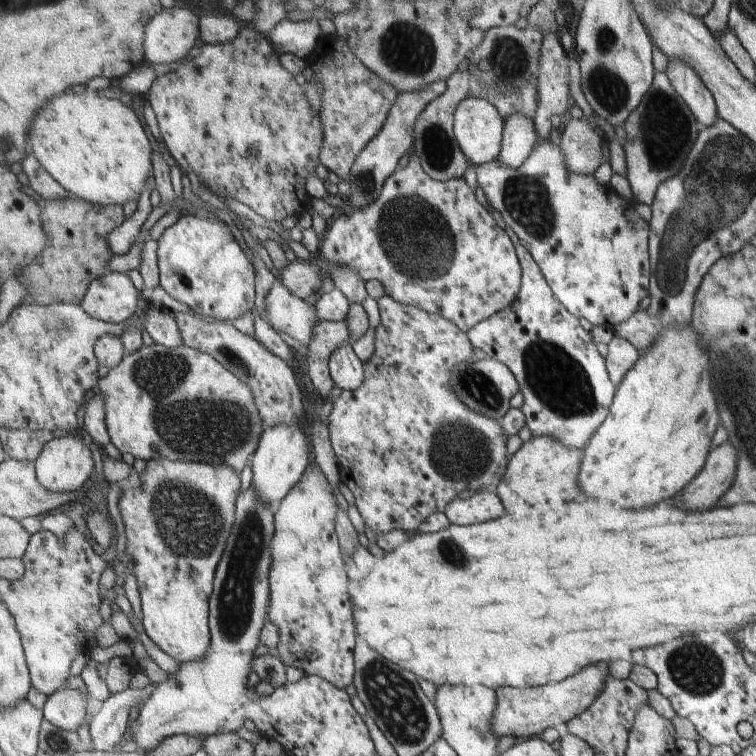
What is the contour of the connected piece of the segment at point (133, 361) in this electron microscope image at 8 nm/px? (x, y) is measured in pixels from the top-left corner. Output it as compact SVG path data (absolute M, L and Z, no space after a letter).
M151 344L149 346L141 347L141 350L131 354L128 353L123 362L115 368L108 370L106 376L98 380L98 388L100 393L105 398L105 412L107 412L107 430L110 432L110 439L112 444L123 454L125 452L131 453L133 457L143 459L144 461L155 460L158 457L169 458L169 460L183 460L187 462L213 462L215 466L223 466L223 464L229 464L233 466L239 474L251 466L252 457L257 451L261 436L266 430L267 426L263 426L263 420L261 420L261 414L259 414L259 408L257 404L253 402L253 392L251 392L251 386L241 382L240 378L237 378L233 372L229 372L223 364L219 364L213 356L201 352L189 345L181 344L177 347L168 347L160 344Z

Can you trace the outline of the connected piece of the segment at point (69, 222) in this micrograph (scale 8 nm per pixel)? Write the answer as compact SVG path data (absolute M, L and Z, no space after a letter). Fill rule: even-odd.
M71 195L71 198L63 200L47 199L41 206L41 214L45 234L49 236L49 244L43 250L43 254L37 256L31 266L21 270L16 278L27 288L27 293L34 298L35 304L50 305L57 302L80 304L90 284L108 272L107 264L113 258L113 252L107 244L107 238L117 226L125 222L125 210L122 205L99 206Z

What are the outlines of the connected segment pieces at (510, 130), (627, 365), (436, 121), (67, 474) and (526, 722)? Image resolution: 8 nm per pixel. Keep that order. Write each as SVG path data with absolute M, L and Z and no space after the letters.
M511 114L504 120L500 160L511 168L523 166L537 146L540 137L536 123L525 114Z
M615 336L609 344L606 363L610 369L610 377L619 386L627 373L639 360L640 352L626 338Z
M469 67L457 70L451 78L448 78L448 89L443 96L432 100L419 115L415 127L415 140L413 151L419 155L425 172L435 180L447 182L451 179L463 179L468 161L465 153L457 147L457 140L454 133L455 112L468 97L469 84L471 84L471 72Z
M80 432L50 440L39 454L39 458L34 461L39 484L53 492L79 493L89 479L95 478L95 458L91 444L93 442Z
M607 664L589 665L565 680L545 686L497 688L498 704L491 730L499 738L512 736L518 741L539 736L546 728L567 725L570 720L583 714L605 690L607 676L610 676Z

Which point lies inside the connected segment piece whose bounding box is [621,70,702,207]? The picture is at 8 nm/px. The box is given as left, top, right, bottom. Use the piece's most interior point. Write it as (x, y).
(658, 136)

